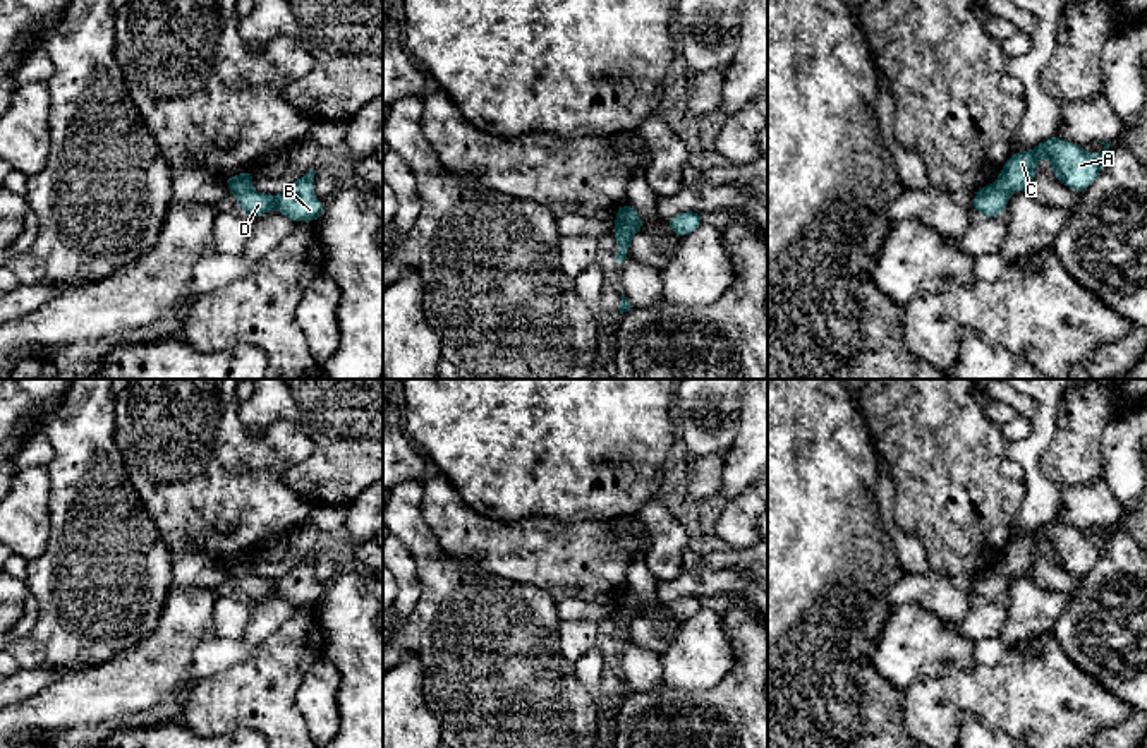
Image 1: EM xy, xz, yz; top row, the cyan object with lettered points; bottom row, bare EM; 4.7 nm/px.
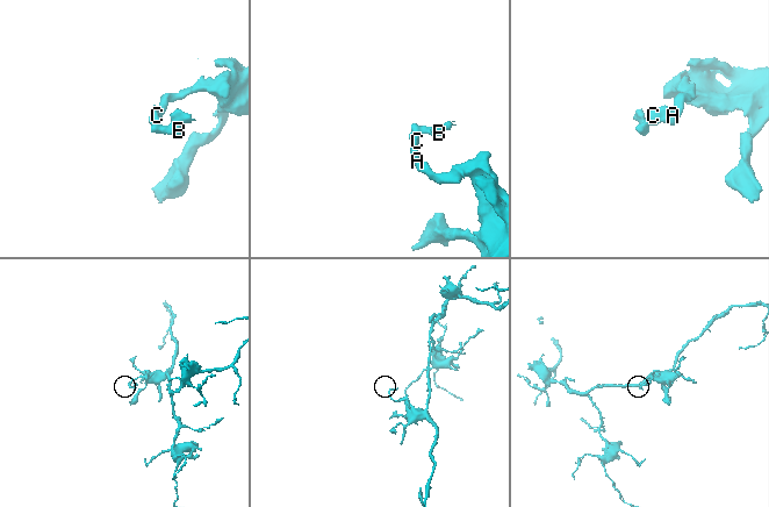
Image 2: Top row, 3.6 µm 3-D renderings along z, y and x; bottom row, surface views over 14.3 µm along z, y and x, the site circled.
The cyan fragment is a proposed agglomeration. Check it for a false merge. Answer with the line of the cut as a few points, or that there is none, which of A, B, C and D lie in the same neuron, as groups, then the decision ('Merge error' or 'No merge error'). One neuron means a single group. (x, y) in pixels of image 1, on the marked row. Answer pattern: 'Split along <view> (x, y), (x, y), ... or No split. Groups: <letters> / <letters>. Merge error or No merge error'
Split along xz (617, 220), (634, 232). Groups: A C / B D. Merge error

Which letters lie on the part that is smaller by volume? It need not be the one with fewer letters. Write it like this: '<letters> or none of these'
B, D

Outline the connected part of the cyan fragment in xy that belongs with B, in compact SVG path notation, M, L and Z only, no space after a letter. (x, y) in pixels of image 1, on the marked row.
M316 170L302 175L276 197L252 189L235 194L235 197L246 216L251 218L278 209L294 223L318 221L325 211L325 202L314 199L314 175Z

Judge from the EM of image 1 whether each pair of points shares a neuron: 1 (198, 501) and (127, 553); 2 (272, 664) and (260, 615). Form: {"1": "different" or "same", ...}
{"1": "different", "2": "different"}

